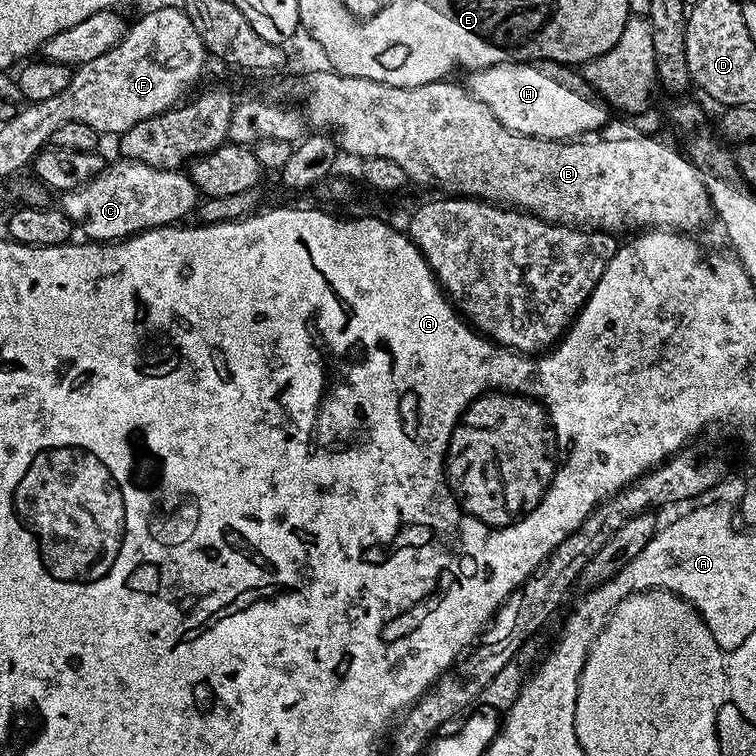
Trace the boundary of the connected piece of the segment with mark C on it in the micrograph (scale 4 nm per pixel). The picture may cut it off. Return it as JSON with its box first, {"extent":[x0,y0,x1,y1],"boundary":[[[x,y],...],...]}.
{"extent":[58,158,201,242],"boundary":[[[116,158],[109,168],[101,167],[90,183],[63,193],[58,204],[89,241],[119,242],[149,228],[179,225],[183,216],[195,213],[201,196],[187,171],[162,170],[146,166],[146,162]]]}

